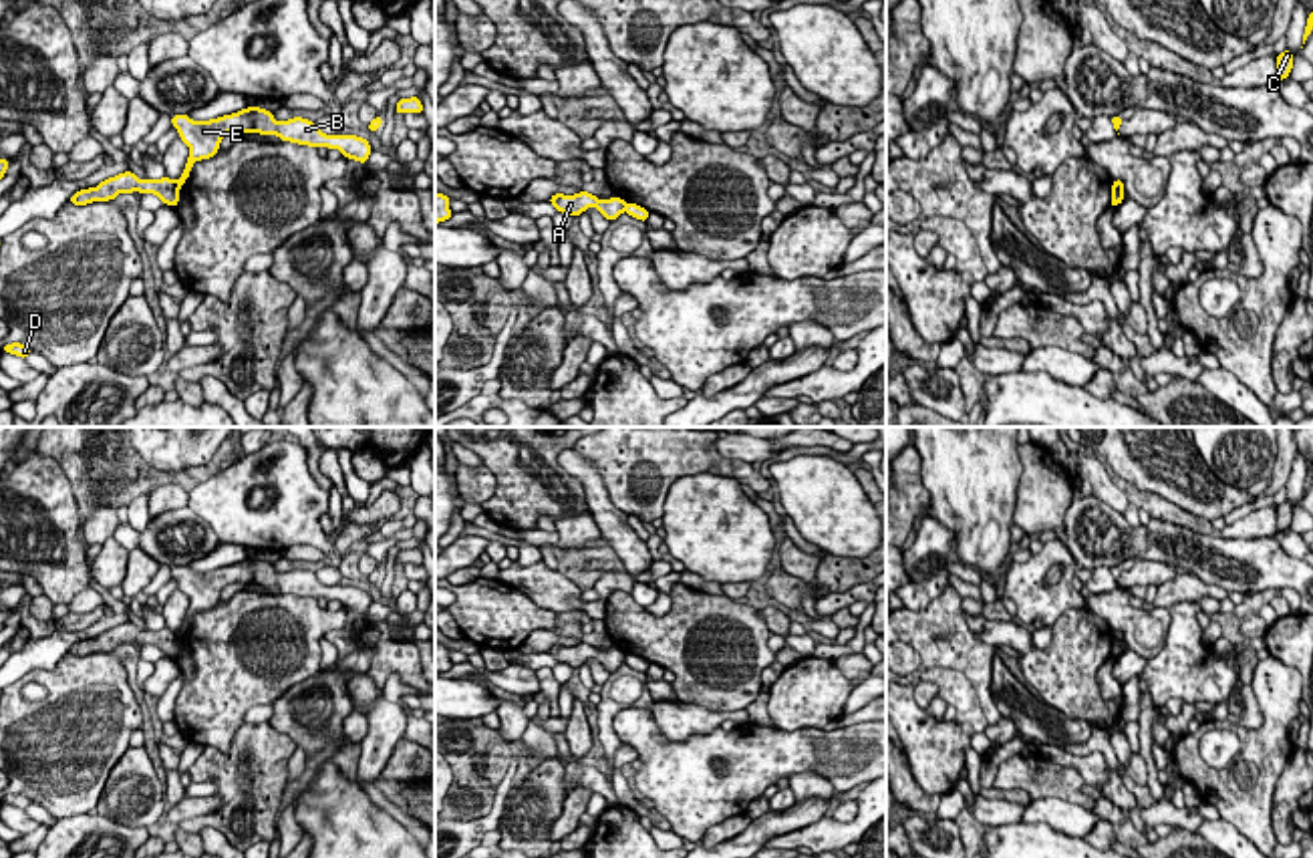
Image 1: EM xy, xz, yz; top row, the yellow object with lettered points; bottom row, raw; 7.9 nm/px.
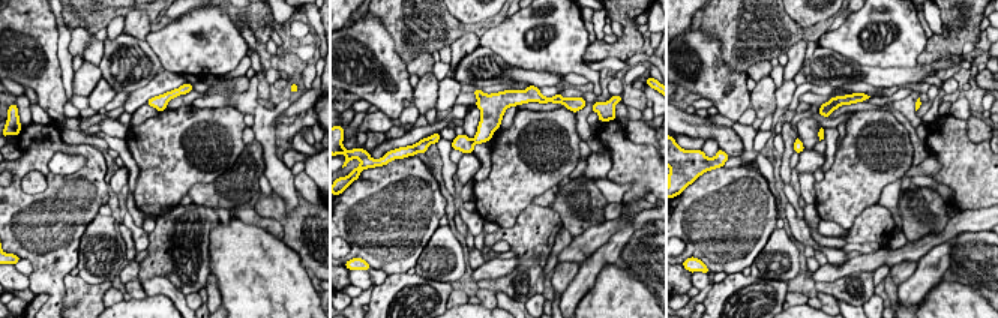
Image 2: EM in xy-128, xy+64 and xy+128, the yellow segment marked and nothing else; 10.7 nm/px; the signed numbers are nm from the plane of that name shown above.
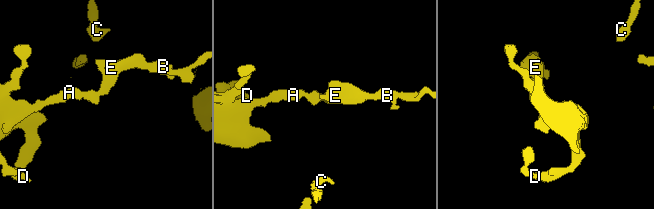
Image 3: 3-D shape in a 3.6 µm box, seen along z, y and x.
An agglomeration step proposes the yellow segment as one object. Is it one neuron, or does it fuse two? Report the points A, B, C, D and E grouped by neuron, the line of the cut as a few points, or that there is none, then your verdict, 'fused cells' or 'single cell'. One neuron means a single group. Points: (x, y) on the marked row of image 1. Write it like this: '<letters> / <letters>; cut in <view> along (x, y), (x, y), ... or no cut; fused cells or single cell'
A D / B C E; cut in xy along (174, 182), (178, 190); fused cells

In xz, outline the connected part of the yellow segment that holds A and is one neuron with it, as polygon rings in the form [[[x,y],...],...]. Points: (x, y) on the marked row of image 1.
[[[584,189],[574,195],[554,193],[548,201],[560,213],[570,213],[574,218],[582,216],[588,207],[596,207],[608,222],[614,222],[626,209],[626,201],[618,195],[612,195],[610,199],[598,199]]]

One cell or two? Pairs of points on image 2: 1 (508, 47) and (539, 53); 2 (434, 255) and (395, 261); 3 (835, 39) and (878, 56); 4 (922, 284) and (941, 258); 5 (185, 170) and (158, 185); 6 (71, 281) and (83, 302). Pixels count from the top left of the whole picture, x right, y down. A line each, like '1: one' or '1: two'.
1: one
2: two
3: one
4: one
5: one
6: one

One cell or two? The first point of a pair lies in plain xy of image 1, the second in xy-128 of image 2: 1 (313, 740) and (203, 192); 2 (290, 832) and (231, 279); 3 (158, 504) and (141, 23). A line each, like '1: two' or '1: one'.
1: one
2: two
3: one

